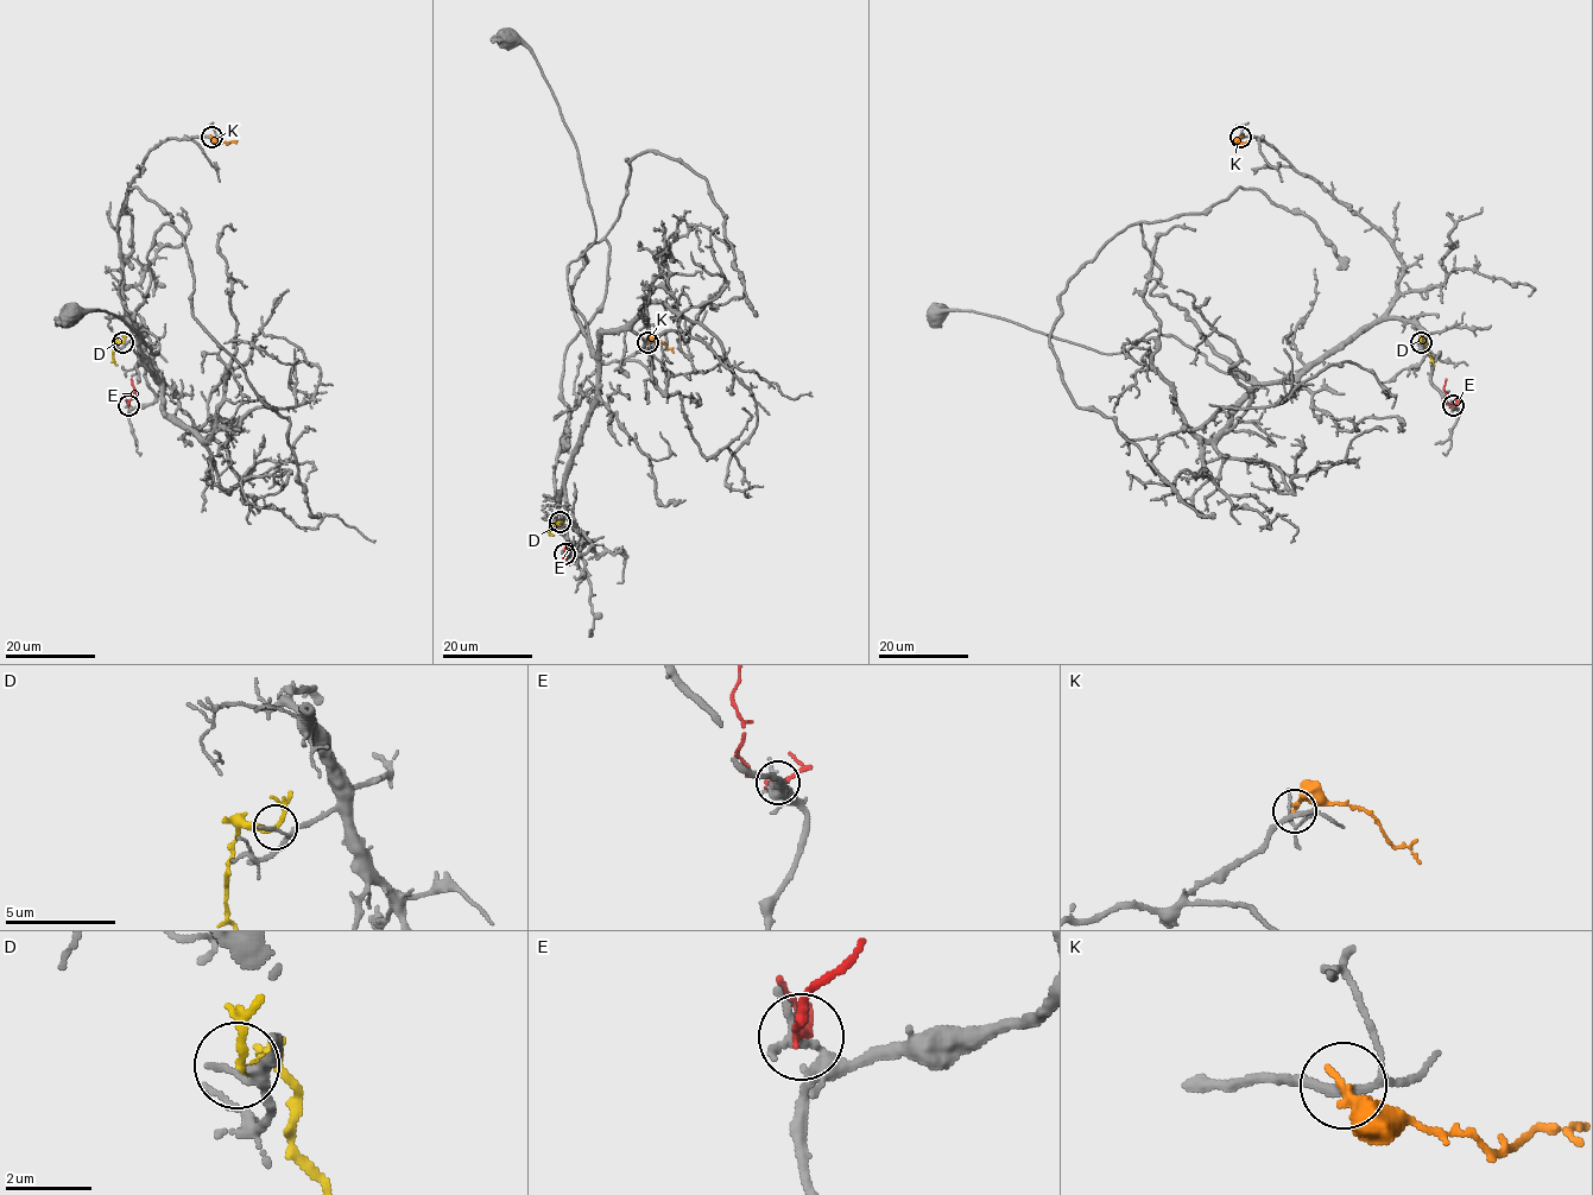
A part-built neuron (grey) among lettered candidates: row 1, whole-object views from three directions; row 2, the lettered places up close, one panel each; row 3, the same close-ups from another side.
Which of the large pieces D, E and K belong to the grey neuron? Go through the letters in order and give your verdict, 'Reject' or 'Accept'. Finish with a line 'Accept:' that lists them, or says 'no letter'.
D: Reject
E: Reject
K: Reject
Accept: no letter

